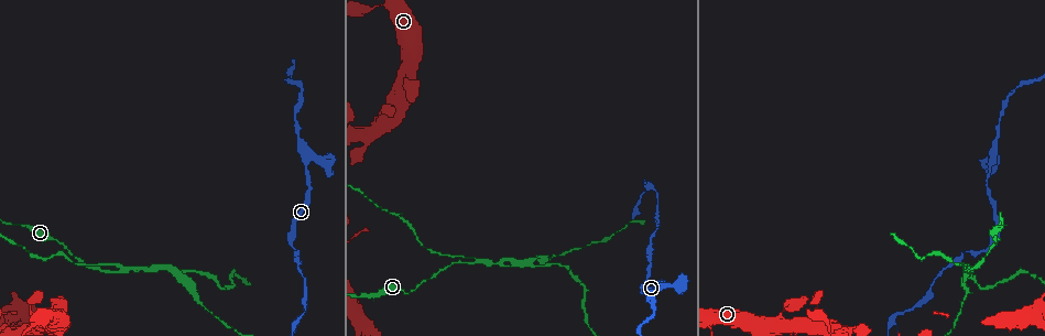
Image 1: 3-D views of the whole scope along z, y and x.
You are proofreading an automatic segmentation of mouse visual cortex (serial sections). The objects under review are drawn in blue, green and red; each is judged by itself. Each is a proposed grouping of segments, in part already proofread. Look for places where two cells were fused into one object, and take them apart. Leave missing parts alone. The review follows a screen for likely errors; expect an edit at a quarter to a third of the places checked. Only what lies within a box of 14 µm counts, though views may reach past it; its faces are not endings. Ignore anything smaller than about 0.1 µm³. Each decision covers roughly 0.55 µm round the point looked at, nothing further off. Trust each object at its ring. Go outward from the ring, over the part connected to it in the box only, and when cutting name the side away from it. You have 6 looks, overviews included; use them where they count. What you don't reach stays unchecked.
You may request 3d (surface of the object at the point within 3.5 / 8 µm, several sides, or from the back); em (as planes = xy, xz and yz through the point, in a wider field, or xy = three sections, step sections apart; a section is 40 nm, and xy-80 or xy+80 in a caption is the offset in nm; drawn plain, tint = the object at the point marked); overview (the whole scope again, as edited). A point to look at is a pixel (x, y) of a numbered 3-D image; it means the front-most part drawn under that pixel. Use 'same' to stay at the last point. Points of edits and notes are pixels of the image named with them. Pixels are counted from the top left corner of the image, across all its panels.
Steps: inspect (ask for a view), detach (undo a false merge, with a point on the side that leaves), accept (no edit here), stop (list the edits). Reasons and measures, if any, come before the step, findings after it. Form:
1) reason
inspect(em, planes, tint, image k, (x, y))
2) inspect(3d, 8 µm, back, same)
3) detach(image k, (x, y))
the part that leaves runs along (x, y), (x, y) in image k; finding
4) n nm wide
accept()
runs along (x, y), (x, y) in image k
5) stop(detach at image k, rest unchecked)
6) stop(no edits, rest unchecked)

arms part here
inspect(3d, 3.5 µm, image 1, (126, 270))

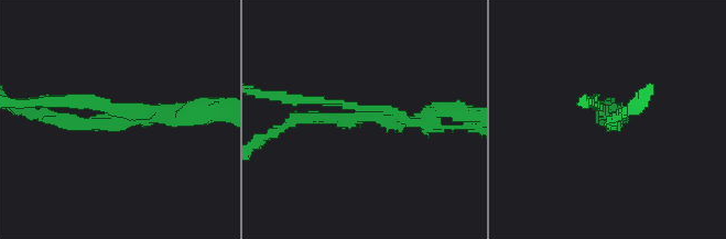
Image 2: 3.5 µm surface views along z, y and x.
3 arms; arms of 150, 150, 200 nm
inspect(em, planes, tint, image 2, (362, 115))

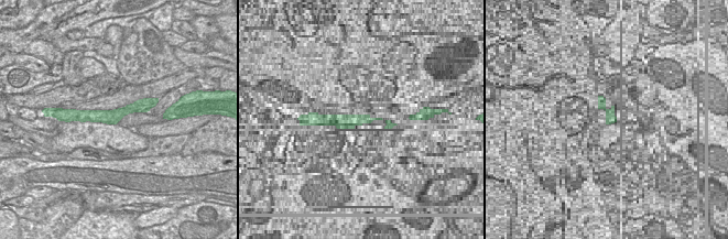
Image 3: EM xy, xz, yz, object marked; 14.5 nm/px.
detach(image 2, (78, 98))
a second cell is stuck on

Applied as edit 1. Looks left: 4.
sharp bend
inspect(3d, 8 µm, back, image 1, (295, 322))

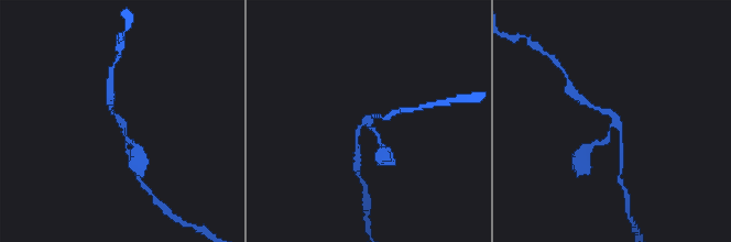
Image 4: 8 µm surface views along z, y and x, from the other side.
3 arms; arms of 150, 150, 200 nm; shape alone is not enough
inspect(em, xy, step 3, tint, image 4, (614, 126))

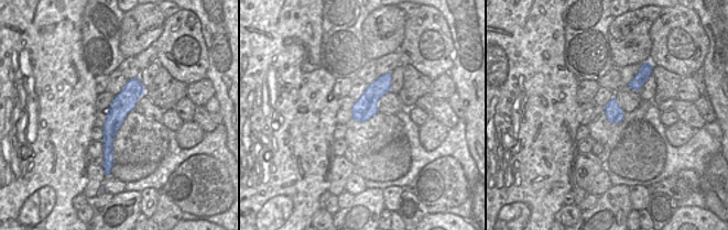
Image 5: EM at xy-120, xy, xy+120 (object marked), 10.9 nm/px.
accept()
runs along (137, 80), (109, 130), (109, 162) in image 5; all the same cell

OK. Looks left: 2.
stop(detach at image 2, rest unchecked)

